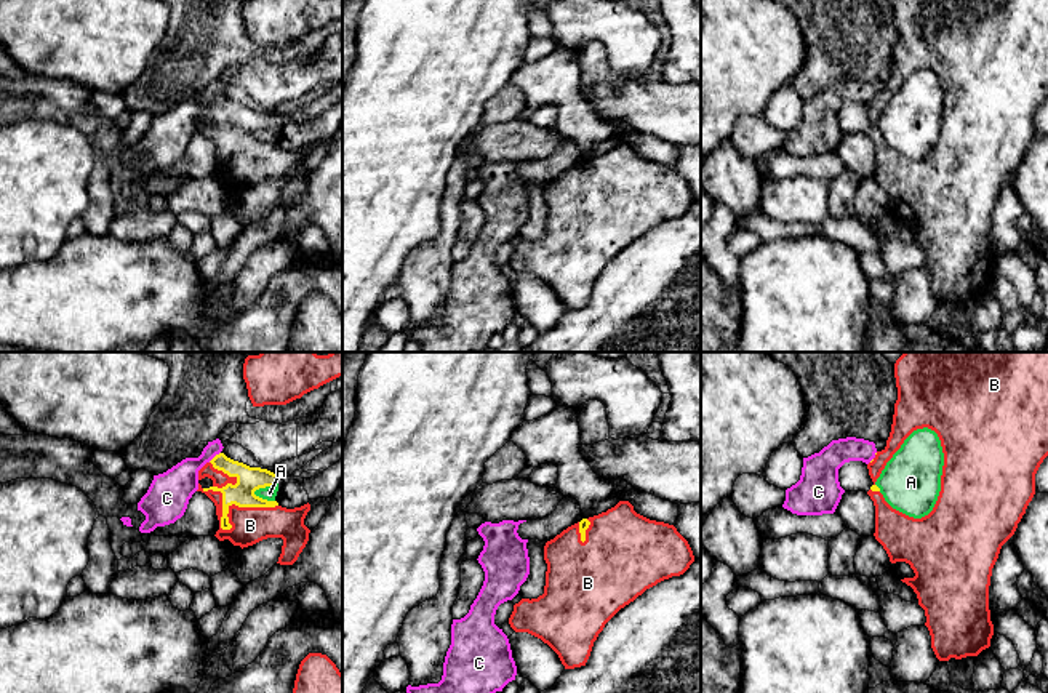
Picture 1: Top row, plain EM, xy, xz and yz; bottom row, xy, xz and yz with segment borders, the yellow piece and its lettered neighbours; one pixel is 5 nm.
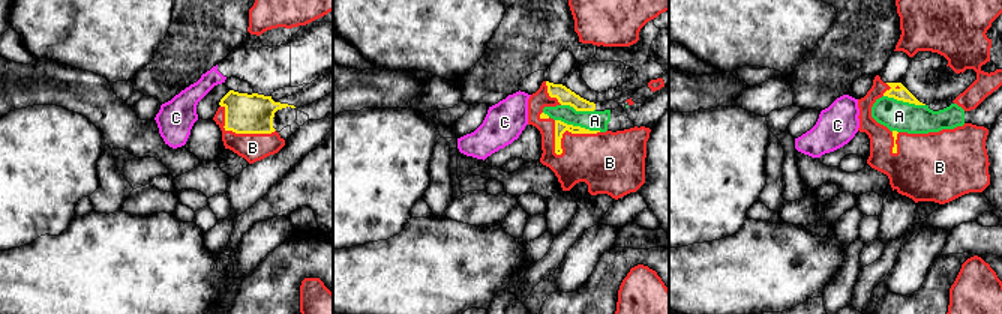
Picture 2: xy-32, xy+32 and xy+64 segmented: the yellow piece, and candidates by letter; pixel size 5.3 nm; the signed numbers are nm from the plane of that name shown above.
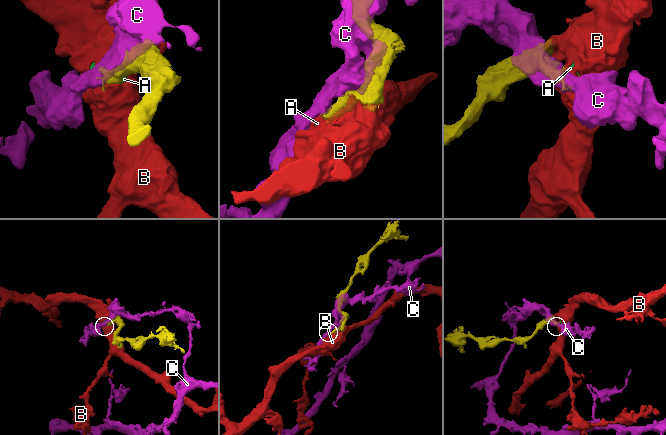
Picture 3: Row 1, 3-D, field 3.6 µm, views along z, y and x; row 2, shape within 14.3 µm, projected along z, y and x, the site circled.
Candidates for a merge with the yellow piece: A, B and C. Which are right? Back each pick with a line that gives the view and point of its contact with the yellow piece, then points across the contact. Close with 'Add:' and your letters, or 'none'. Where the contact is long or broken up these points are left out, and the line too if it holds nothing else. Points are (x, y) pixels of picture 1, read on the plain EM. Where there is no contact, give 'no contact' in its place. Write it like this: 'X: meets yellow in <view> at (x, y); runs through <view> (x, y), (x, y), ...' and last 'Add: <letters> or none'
B: meets yellow in xy at (221, 165)
Add: B

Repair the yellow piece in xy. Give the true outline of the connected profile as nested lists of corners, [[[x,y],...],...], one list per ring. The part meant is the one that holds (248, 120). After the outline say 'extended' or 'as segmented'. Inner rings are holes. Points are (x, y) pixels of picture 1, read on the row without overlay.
[[[216,96],[198,112],[198,122],[211,120],[213,126],[198,131],[216,147],[219,182],[229,181],[234,187],[248,189],[267,179],[282,179],[280,206],[293,206],[309,182],[310,171],[304,160],[310,146],[286,150],[277,142],[267,142],[254,136],[256,131],[274,128],[278,117],[261,109]]]; extended

